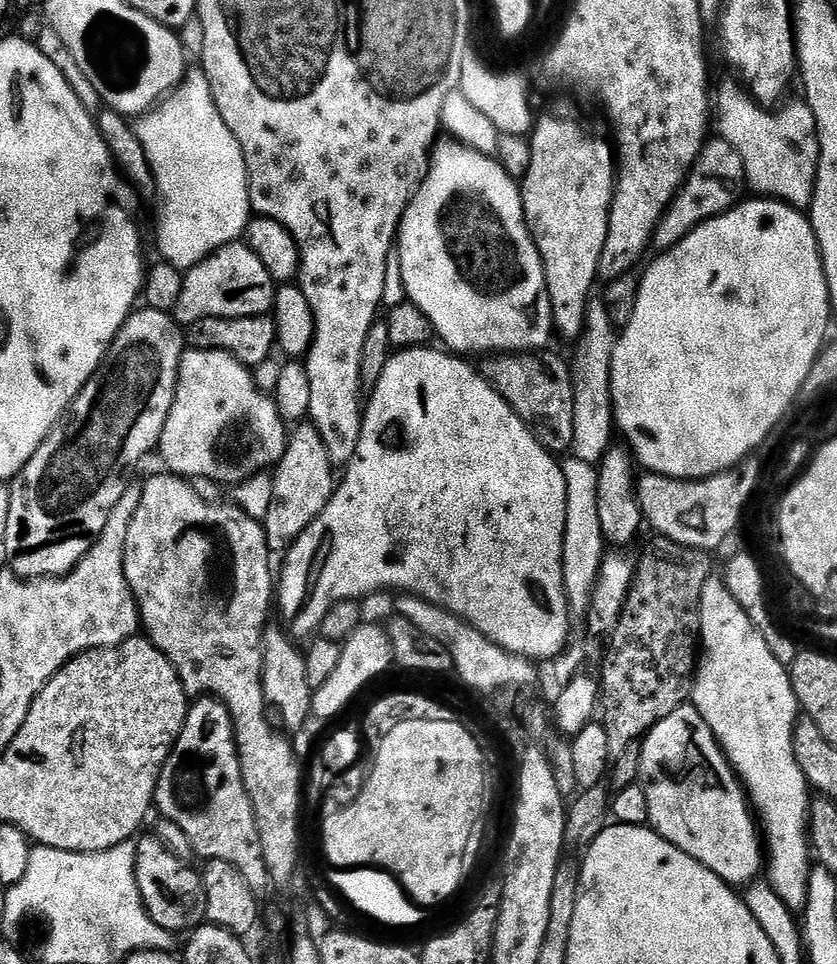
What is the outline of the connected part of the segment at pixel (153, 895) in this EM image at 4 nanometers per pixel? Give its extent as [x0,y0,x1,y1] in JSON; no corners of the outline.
[136,836,208,934]

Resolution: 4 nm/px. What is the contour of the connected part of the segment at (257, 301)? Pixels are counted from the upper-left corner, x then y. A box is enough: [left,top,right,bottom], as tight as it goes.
[174,242,278,326]

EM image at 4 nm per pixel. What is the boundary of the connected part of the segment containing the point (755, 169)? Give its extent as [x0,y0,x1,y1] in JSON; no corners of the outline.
[718,84,820,206]

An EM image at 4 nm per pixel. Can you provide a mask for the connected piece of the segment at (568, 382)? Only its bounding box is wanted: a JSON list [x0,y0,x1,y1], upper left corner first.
[486,354,575,433]

